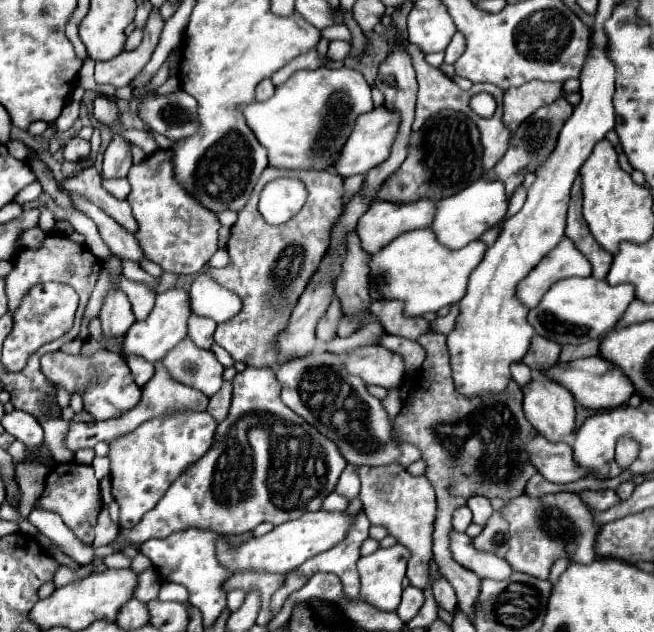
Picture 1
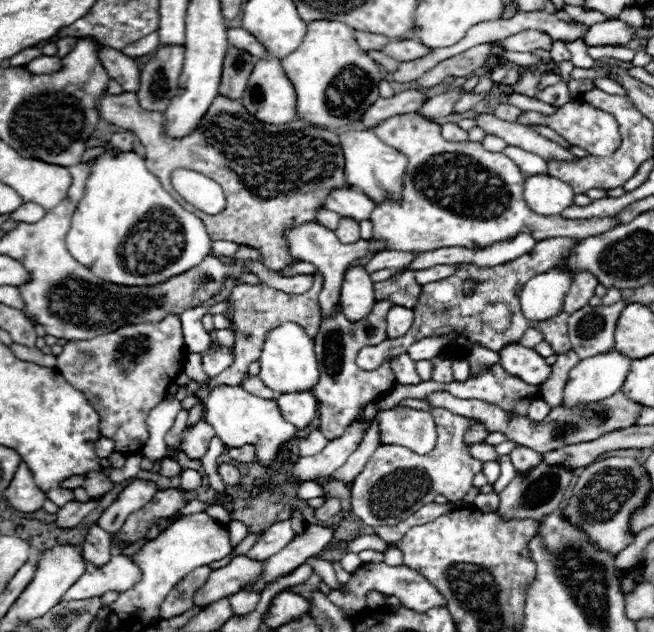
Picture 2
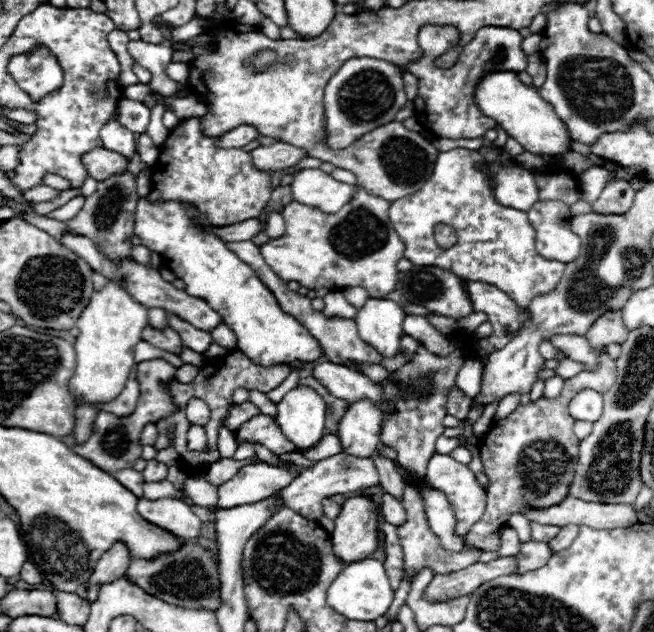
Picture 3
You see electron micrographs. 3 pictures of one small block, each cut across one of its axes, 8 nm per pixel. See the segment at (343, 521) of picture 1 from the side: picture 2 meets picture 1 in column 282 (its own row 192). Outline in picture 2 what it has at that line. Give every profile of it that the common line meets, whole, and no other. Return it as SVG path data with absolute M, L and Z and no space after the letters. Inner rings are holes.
M534 174L524 182L524 200L532 212L554 216L574 204L574 192L566 182L550 174Z

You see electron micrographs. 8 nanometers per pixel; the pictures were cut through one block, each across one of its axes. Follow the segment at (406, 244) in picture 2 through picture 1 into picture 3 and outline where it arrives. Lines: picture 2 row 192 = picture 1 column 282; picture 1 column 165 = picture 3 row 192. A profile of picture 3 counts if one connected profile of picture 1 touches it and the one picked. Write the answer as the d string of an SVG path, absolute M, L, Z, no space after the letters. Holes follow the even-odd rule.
M498 162L490 164L496 178L494 194L502 206L512 206L528 212L534 202L538 202L536 180L530 170L520 166L502 166Z

